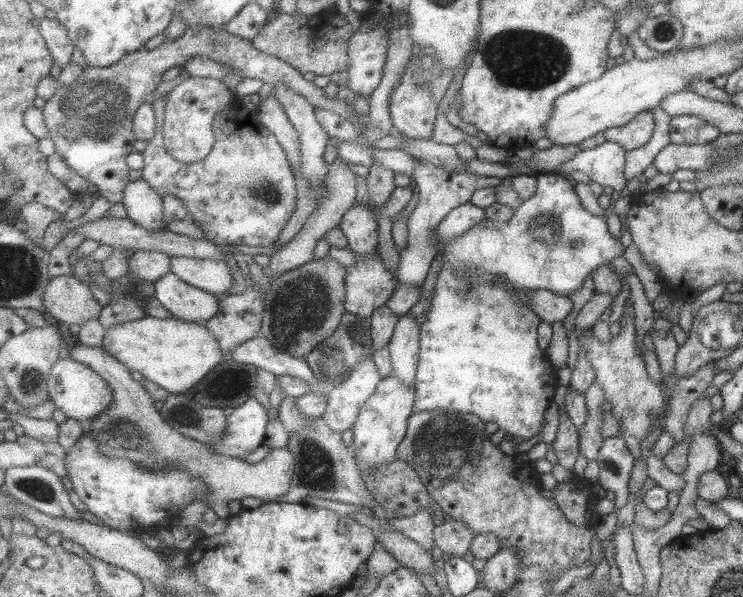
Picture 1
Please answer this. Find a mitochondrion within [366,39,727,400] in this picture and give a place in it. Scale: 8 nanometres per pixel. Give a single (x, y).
(469, 280)

